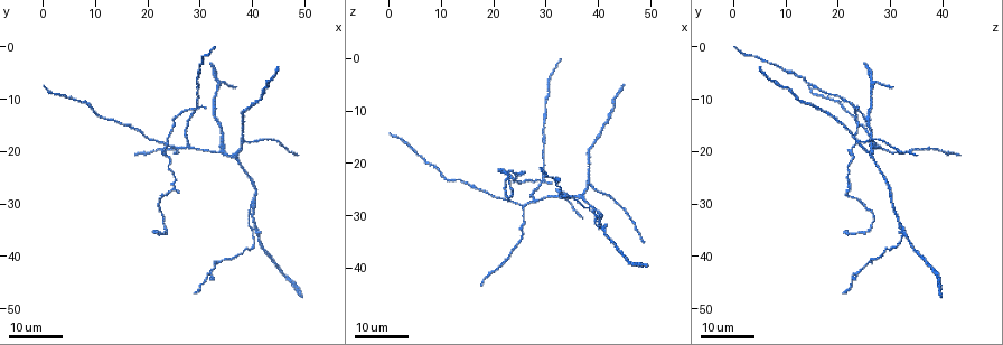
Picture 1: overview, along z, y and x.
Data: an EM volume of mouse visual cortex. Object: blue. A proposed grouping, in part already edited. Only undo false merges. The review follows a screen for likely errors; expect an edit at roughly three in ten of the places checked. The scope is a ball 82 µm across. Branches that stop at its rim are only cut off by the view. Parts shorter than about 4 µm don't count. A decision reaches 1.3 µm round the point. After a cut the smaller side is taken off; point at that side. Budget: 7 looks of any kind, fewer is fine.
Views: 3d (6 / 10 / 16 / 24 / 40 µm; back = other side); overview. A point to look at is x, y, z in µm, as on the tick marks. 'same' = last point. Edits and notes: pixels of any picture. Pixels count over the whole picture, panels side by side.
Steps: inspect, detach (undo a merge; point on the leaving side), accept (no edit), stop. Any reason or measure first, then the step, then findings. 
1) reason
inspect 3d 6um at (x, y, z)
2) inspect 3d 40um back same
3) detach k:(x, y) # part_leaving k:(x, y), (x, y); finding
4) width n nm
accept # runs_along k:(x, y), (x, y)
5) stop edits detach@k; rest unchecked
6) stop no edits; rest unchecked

three arms meet
inspect 3d 24um at (34.0, 20.0, 26.5)

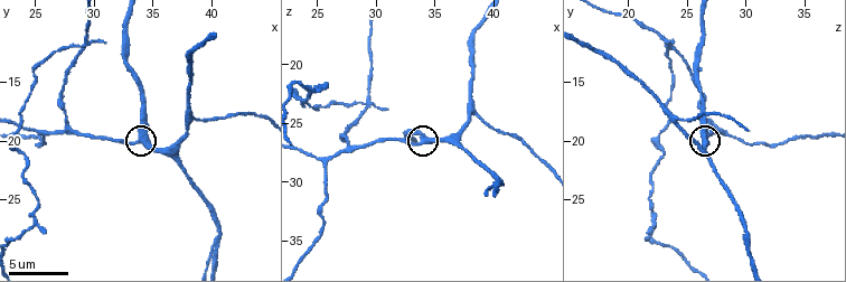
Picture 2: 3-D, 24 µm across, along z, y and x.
inspect 3d 10um at (34.6, 20.0, 26.8)

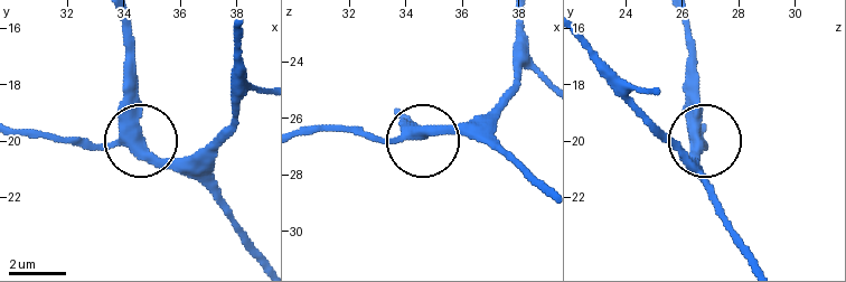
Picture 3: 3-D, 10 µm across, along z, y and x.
width 390 nm
accept # one neuron here

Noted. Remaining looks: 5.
inspect 3d 6um at (29.4, 11.8, 23.6)

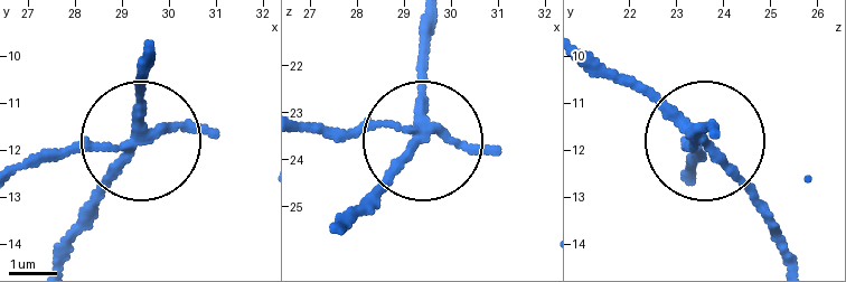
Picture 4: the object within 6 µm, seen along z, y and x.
inspect 3d 6um back at (29.30, 11.70, 23.45)

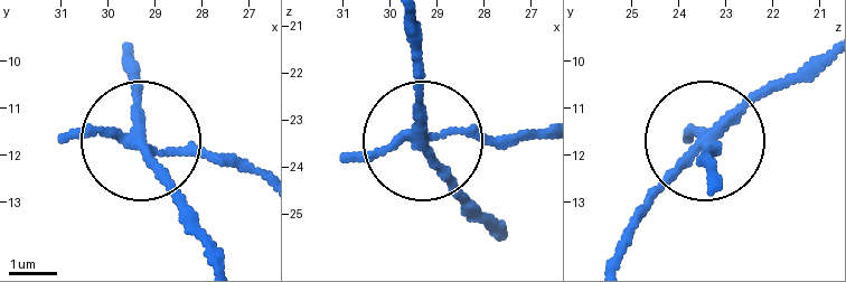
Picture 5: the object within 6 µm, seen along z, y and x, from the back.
side_arm 30 um
detach 5:(71, 135) # part_leaving 5:(144, 144), (188, 144), (261, 172); a second neuron is stuck on

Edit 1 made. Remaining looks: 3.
two arms in line, one across
inspect 3d 6um at (38.4, 18.0, 24.0)

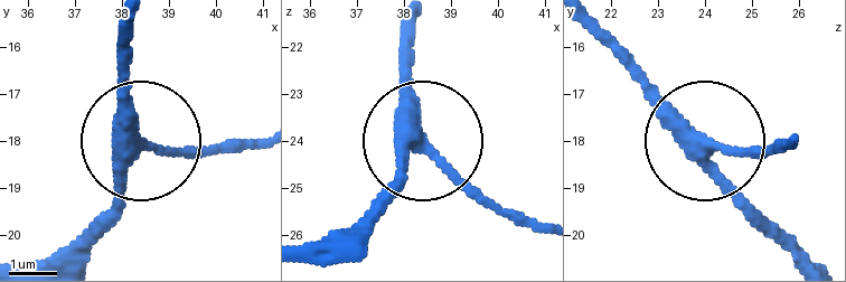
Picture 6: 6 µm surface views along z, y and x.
inspect 3d 6um back at (38.35, 18.05, 23.95)

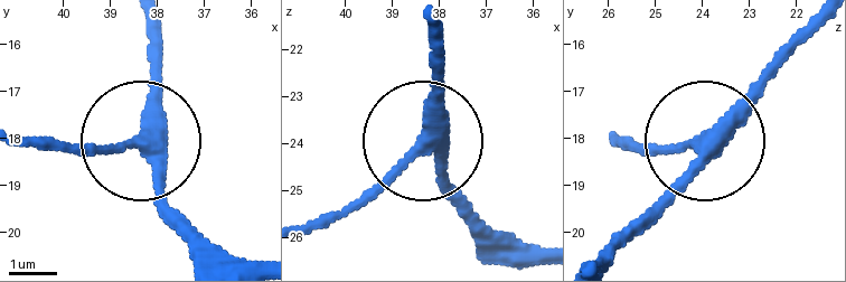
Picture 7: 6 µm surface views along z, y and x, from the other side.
accept # runs_along 7:(241, 263), (168, 195), (144, 150), (52, 147); one neuron here

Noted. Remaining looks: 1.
stop edits detach@5; rest unchecked

